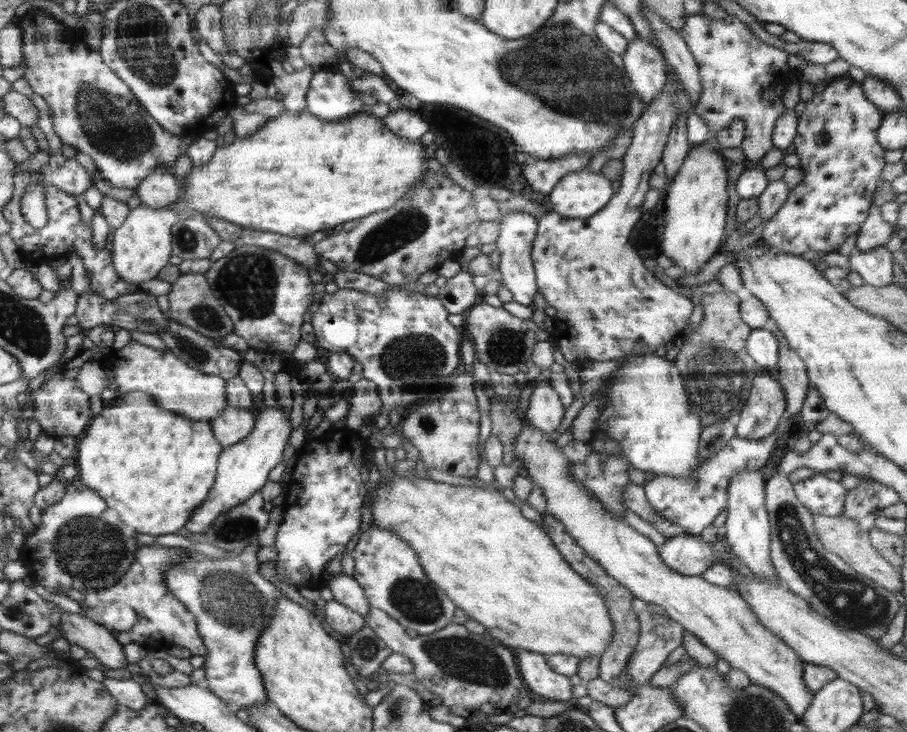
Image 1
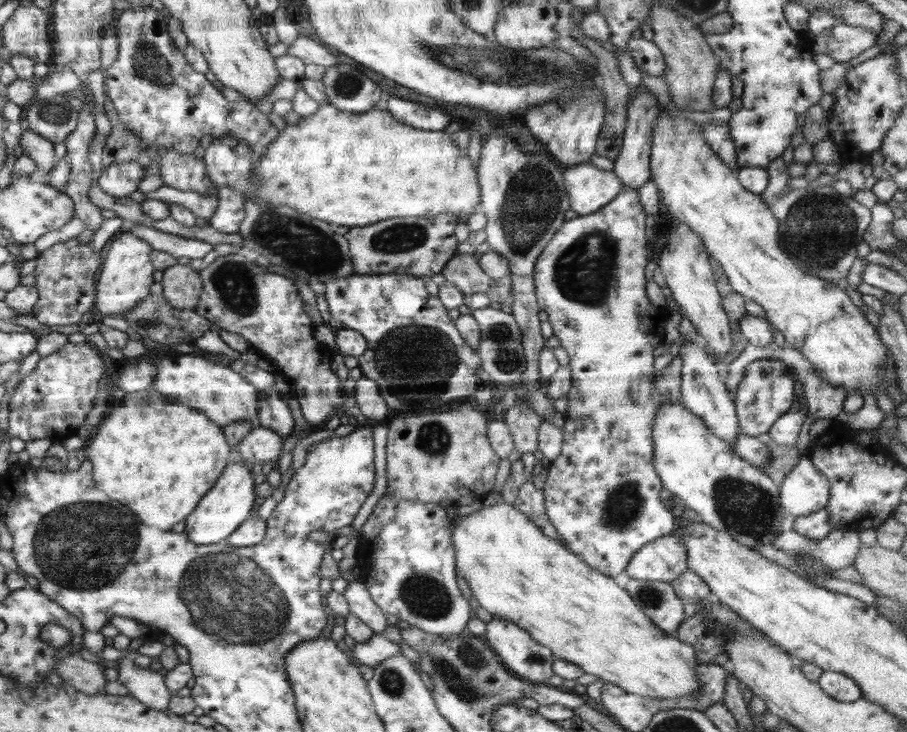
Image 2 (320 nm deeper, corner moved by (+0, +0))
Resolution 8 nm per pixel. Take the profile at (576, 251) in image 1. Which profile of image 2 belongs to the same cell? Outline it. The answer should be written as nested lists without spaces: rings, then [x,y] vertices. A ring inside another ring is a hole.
[[[623,186],[618,196],[600,210],[587,215],[579,214],[576,218],[565,221],[537,258],[532,274],[538,306],[548,314],[548,322],[554,331],[553,335],[560,340],[562,348],[570,357],[568,365],[571,366],[572,382],[572,389],[565,397],[568,399],[568,408],[565,413],[566,422],[562,426],[564,440],[562,452],[559,458],[549,463],[547,479],[544,489],[541,490],[545,498],[546,515],[558,536],[561,536],[559,540],[572,552],[579,555],[590,568],[594,568],[606,576],[620,574],[630,562],[629,558],[632,558],[638,550],[649,542],[668,535],[674,528],[674,516],[660,502],[659,492],[662,490],[663,484],[652,463],[654,446],[652,446],[652,430],[650,429],[654,425],[654,417],[656,417],[659,406],[652,400],[652,393],[655,390],[654,349],[662,345],[665,340],[664,325],[670,318],[670,311],[668,308],[658,309],[650,303],[648,295],[646,295],[647,281],[644,277],[644,268],[650,260],[650,247],[648,247],[645,236],[646,216],[635,188]]]

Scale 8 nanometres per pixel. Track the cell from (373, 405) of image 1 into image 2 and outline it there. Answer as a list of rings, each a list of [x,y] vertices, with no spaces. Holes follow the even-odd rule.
[[[362,376],[356,381],[354,398],[358,404],[358,409],[361,412],[361,420],[369,421],[370,423],[379,423],[388,420],[388,408],[381,396],[378,384],[374,380]]]

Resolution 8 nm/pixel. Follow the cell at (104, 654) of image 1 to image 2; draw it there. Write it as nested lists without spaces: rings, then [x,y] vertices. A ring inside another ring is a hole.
[[[126,656],[118,659],[118,682],[121,682],[130,695],[133,695],[142,704],[158,710],[168,709],[172,692],[165,685],[165,676],[159,671],[138,667],[133,657]]]

